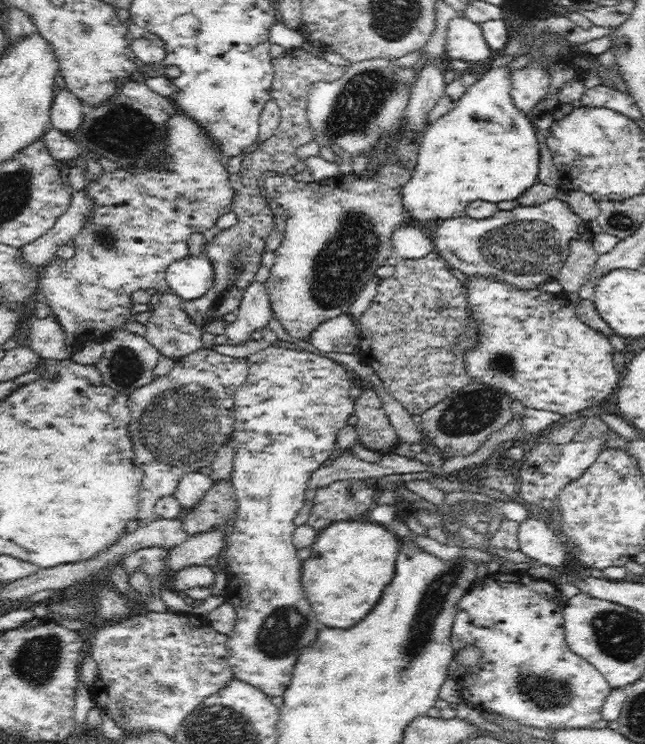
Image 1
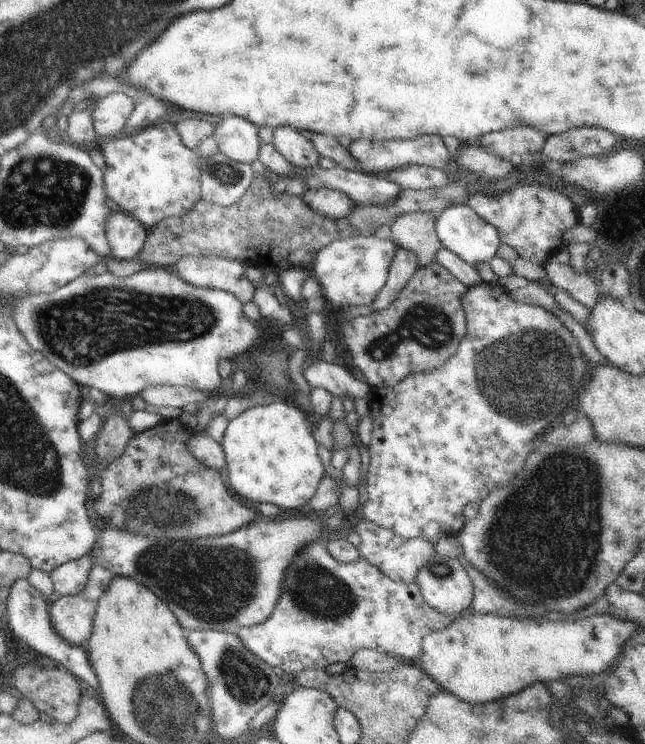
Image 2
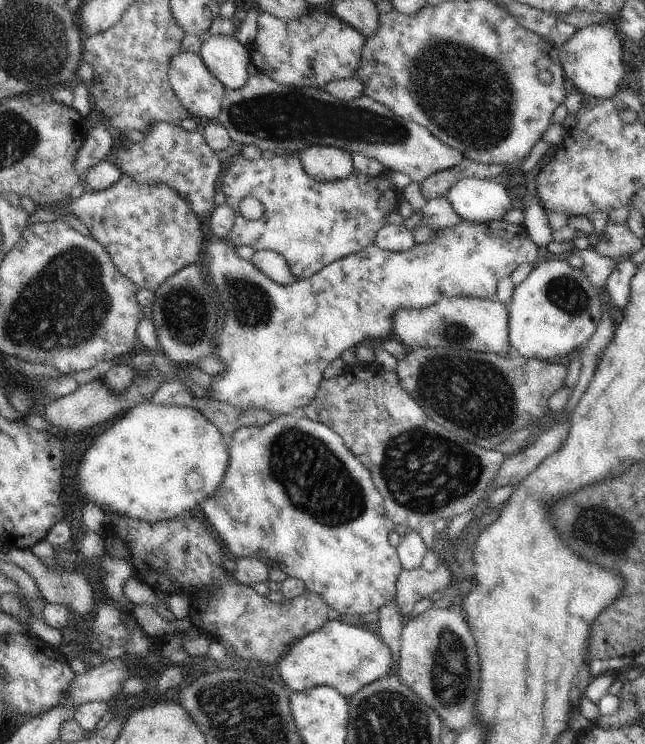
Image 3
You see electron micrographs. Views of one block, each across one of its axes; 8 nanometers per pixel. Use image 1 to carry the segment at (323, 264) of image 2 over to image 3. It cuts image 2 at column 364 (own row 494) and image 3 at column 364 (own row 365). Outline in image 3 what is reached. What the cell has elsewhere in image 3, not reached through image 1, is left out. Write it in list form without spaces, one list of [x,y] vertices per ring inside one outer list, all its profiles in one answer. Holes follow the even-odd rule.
[[[154,122],[142,142],[132,142],[125,137],[124,142],[116,146],[112,153],[116,154],[115,162],[124,174],[138,180],[140,184],[146,182],[154,186],[162,182],[172,186],[184,200],[188,200],[192,212],[205,222],[209,237],[202,254],[210,256],[208,264],[205,264],[206,276],[216,288],[224,318],[215,356],[228,366],[220,376],[214,378],[209,398],[236,408],[264,408],[278,414],[278,417],[292,412],[298,413],[312,402],[323,379],[324,370],[334,360],[342,359],[344,352],[356,349],[360,344],[364,345],[364,341],[371,338],[383,341],[395,338],[396,310],[430,308],[442,298],[468,296],[494,299],[500,280],[512,276],[522,264],[535,263],[545,255],[544,250],[530,240],[526,227],[507,221],[480,224],[463,219],[453,227],[434,230],[434,238],[429,243],[416,244],[412,250],[390,252],[375,244],[370,245],[360,252],[348,254],[327,264],[310,278],[297,280],[290,286],[282,286],[264,276],[249,260],[242,260],[231,242],[220,240],[208,229],[208,218],[217,206],[214,195],[218,191],[225,164],[218,158],[219,154],[206,144],[203,134],[166,122]]]

